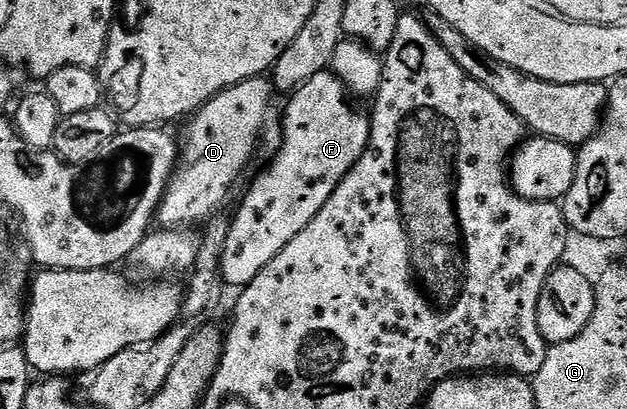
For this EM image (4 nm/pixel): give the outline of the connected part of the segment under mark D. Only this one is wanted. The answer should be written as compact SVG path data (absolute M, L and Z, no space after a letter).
M270 77L250 78L228 90L221 91L206 102L200 110L190 115L187 126L187 139L181 142L181 157L176 165L175 173L167 184L163 199L159 202L157 222L160 227L170 228L176 224L199 224L211 218L219 210L228 205L227 197L231 189L239 182L239 177L247 170L251 157L255 154L259 142L274 147L281 138L281 106L275 103L277 91Z

